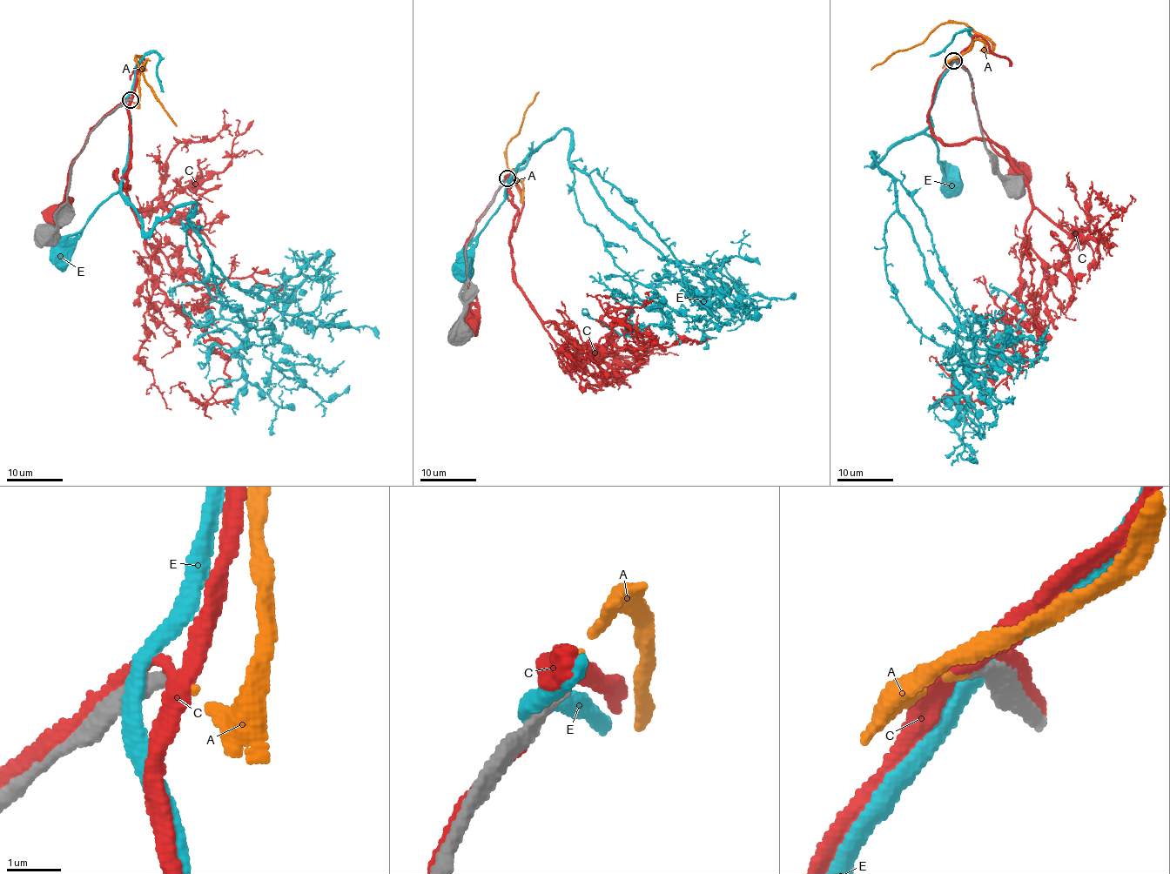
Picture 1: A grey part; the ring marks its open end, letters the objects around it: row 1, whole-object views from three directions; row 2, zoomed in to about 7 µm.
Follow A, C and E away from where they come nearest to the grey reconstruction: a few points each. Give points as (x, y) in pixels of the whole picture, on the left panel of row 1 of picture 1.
A: (130, 99), (137, 101), (140, 95), (139, 76), (145, 62), (144, 69), (144, 58), (134, 56), (176, 126)
C: (130, 99), (104, 117), (89, 132), (82, 151), (70, 165), (65, 198), (54, 217)
E: (127, 99), (131, 125), (129, 155), (120, 192), (110, 197), (97, 209), (84, 227), (75, 248), (63, 256)

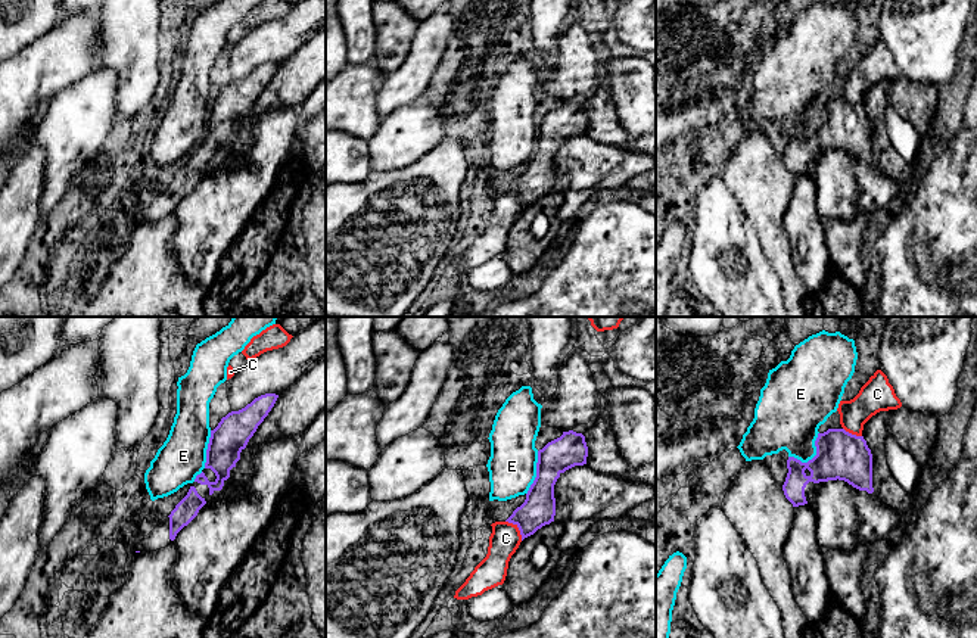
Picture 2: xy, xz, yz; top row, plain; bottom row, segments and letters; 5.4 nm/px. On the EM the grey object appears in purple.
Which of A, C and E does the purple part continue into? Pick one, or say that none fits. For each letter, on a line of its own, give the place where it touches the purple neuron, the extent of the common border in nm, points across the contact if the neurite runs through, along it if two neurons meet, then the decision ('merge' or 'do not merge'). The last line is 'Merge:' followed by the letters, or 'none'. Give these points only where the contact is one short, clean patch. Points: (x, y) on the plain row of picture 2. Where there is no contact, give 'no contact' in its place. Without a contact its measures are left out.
A: no contact; merge
C: meets purple in xz at (517, 196); contact 140 nm long; do not merge
E: meets purple in yz at (814, 127); contact 220 nm long; border along yz (818, 102), (815, 124), (811, 128), (800, 131), (789, 127); do not merge
Merge: A

